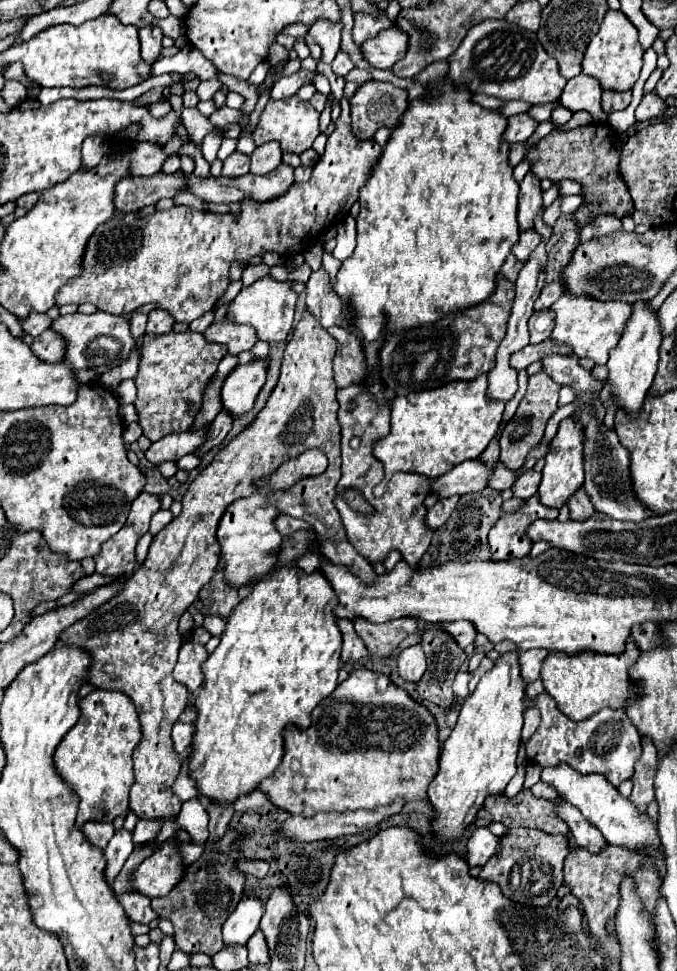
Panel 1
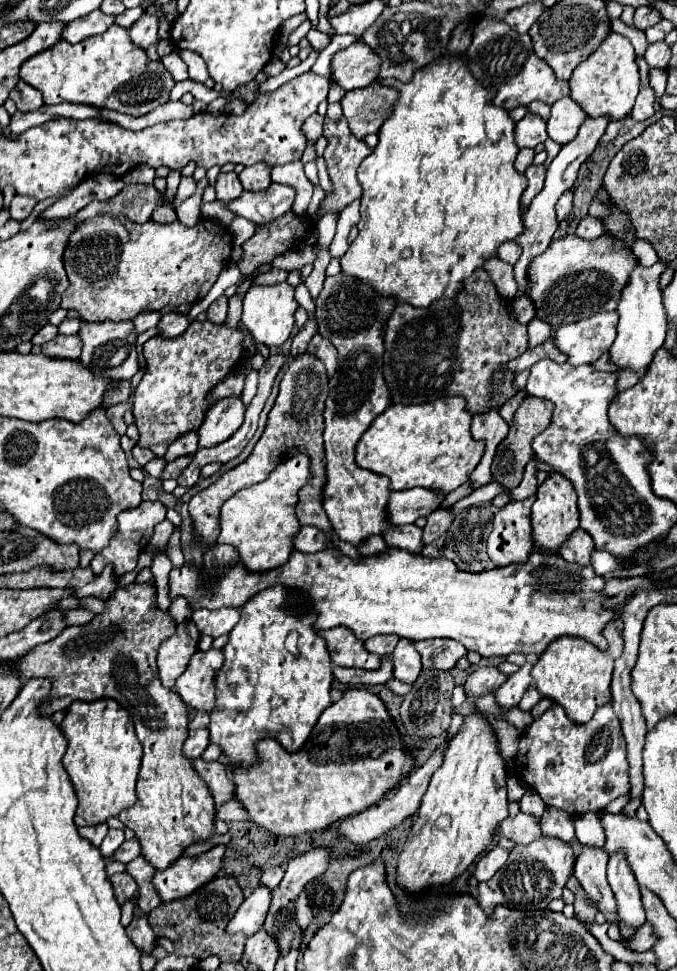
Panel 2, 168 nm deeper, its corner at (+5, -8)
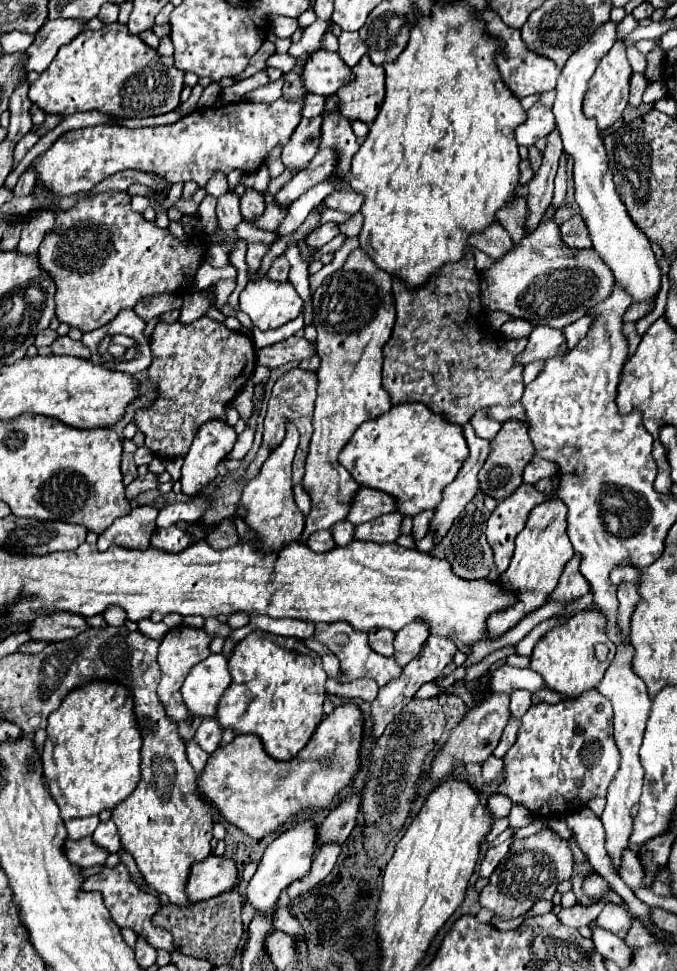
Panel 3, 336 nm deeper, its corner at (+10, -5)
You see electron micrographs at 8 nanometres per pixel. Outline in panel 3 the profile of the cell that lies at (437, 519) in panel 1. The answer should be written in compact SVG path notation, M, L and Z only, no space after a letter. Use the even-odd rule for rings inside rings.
M390 513L384 517L376 517L368 523L354 527L354 539L358 541L372 541L372 543L394 543L400 535L400 513Z

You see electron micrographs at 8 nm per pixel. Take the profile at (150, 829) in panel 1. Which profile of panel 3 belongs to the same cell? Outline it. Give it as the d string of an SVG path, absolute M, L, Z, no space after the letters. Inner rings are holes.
M84 837L80 841L72 841L72 839L66 839L64 841L64 851L66 851L66 857L72 865L78 865L78 867L92 867L92 865L100 865L104 863L104 859L110 855L108 851L100 849L98 845L94 845L92 839Z

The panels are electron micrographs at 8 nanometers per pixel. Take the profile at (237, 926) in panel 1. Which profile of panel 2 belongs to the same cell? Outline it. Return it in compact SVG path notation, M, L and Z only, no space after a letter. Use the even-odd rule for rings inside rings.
M259 886L237 908L235 916L227 924L227 932L229 934L245 934L245 936L253 936L255 932L259 932L265 922L265 914L269 910L269 902L271 902L271 890Z

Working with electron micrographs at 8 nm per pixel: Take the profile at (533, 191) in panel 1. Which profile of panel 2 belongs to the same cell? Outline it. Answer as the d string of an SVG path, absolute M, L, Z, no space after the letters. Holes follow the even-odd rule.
M529 166L529 168L525 170L525 178L527 178L527 188L525 188L523 196L521 196L521 208L523 208L523 210L525 210L525 208L531 204L531 200L541 192L543 180L545 180L545 168L543 168L543 166Z

